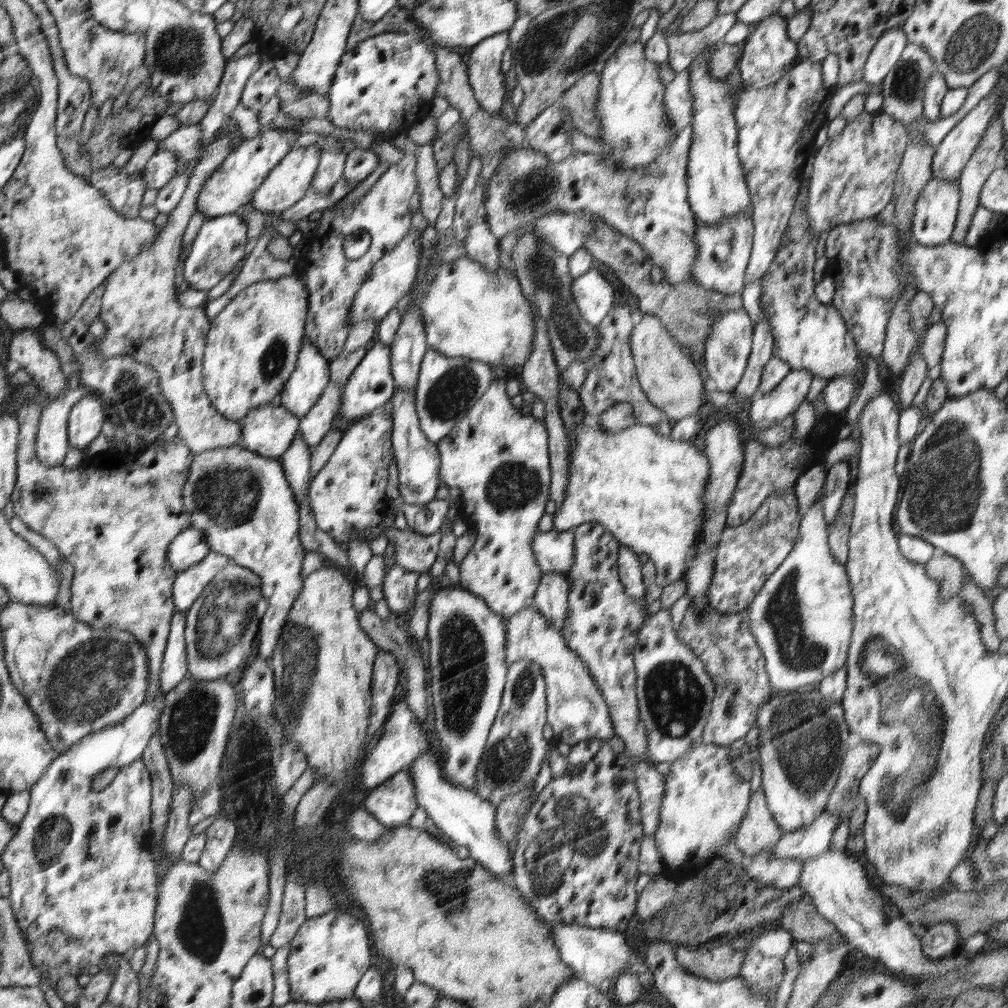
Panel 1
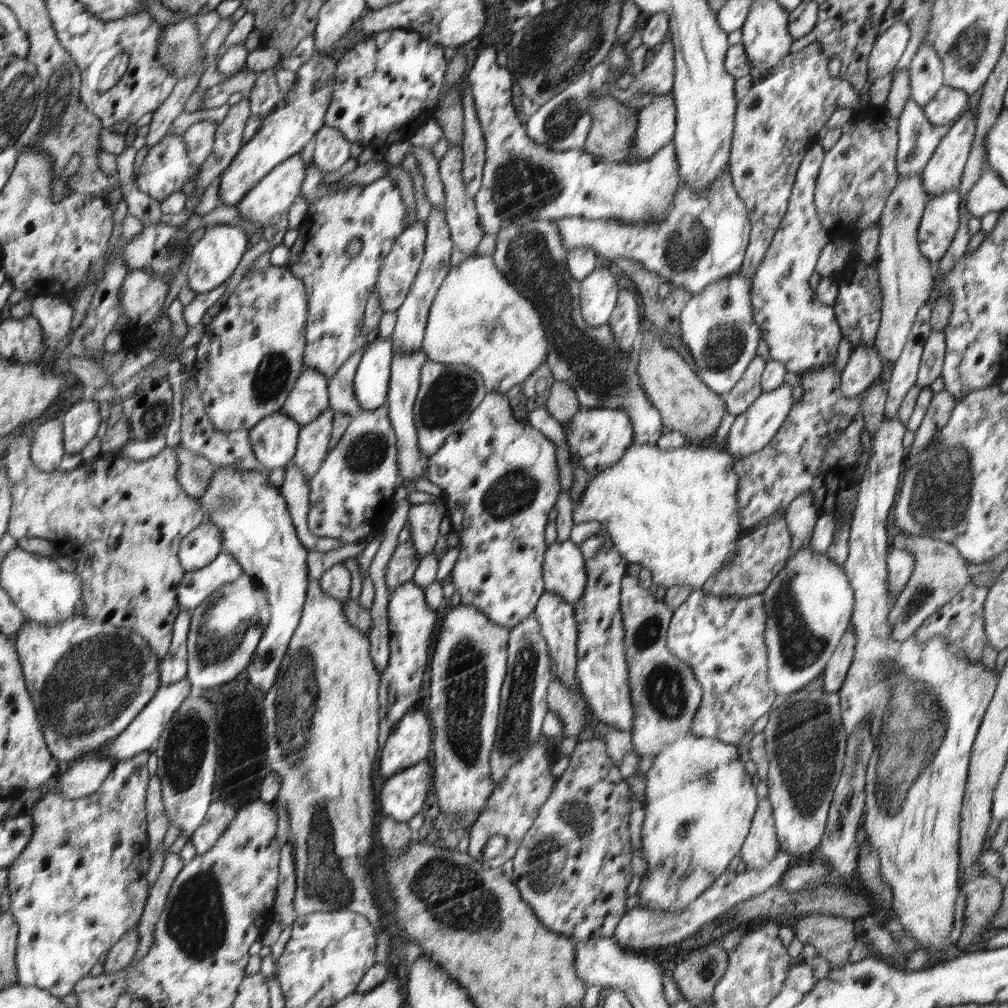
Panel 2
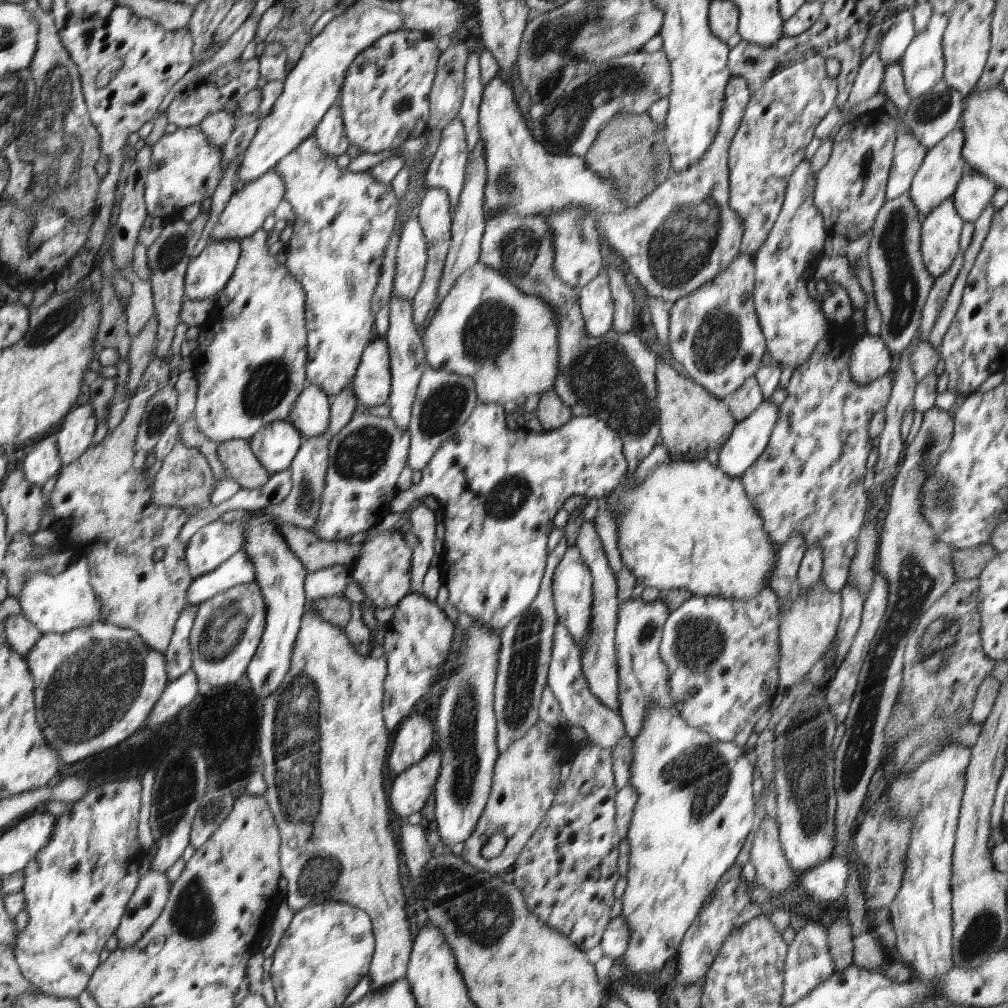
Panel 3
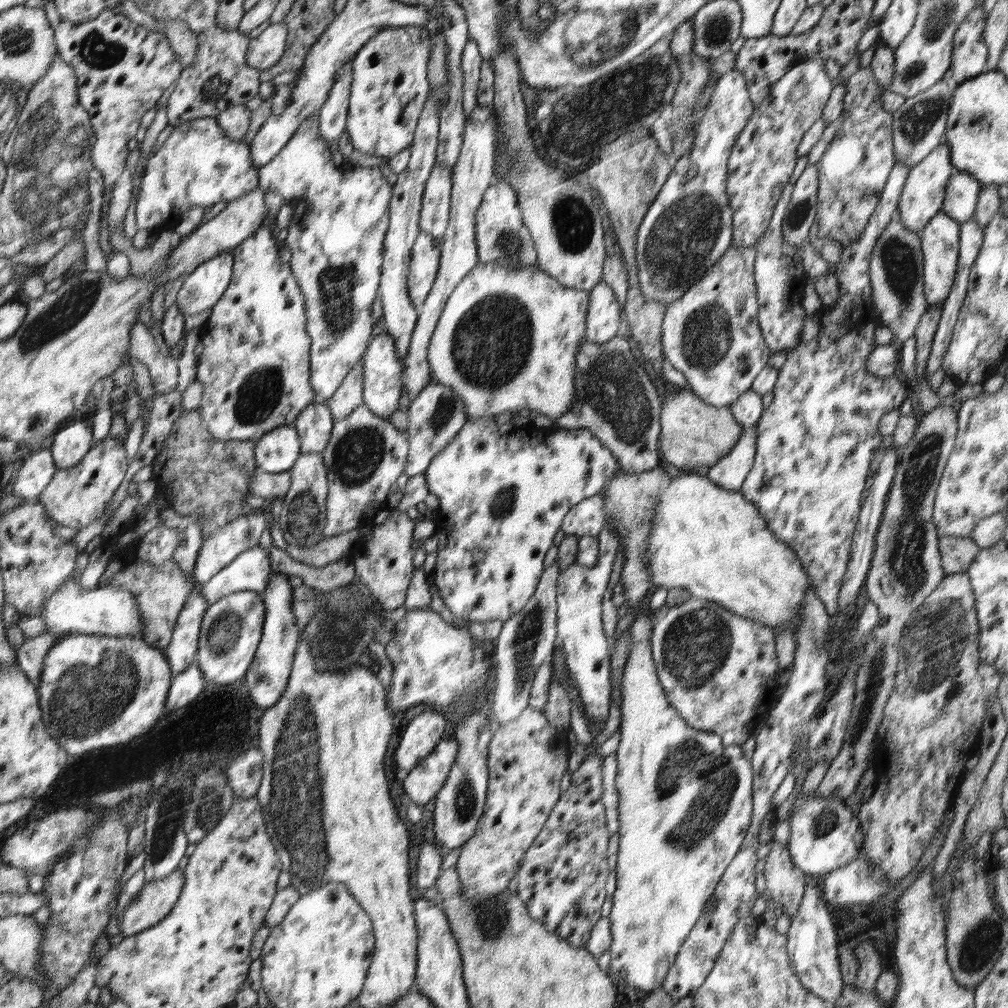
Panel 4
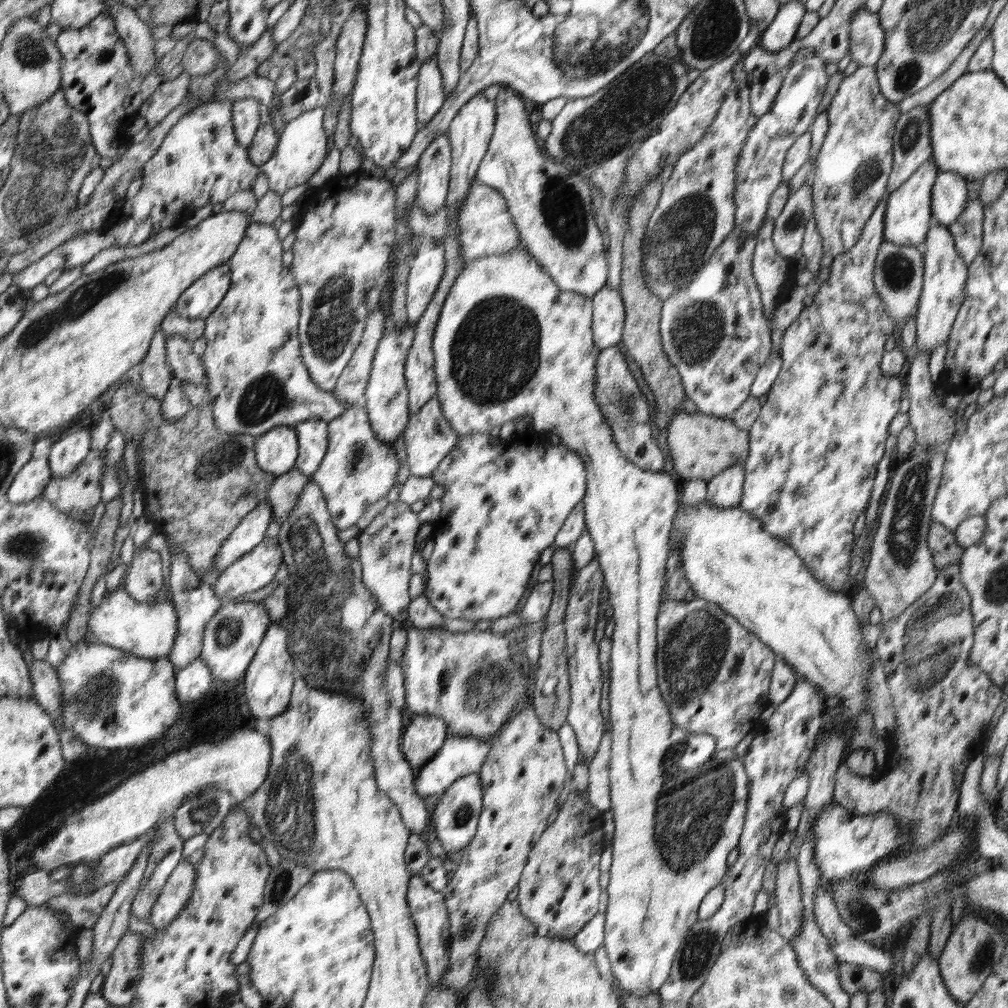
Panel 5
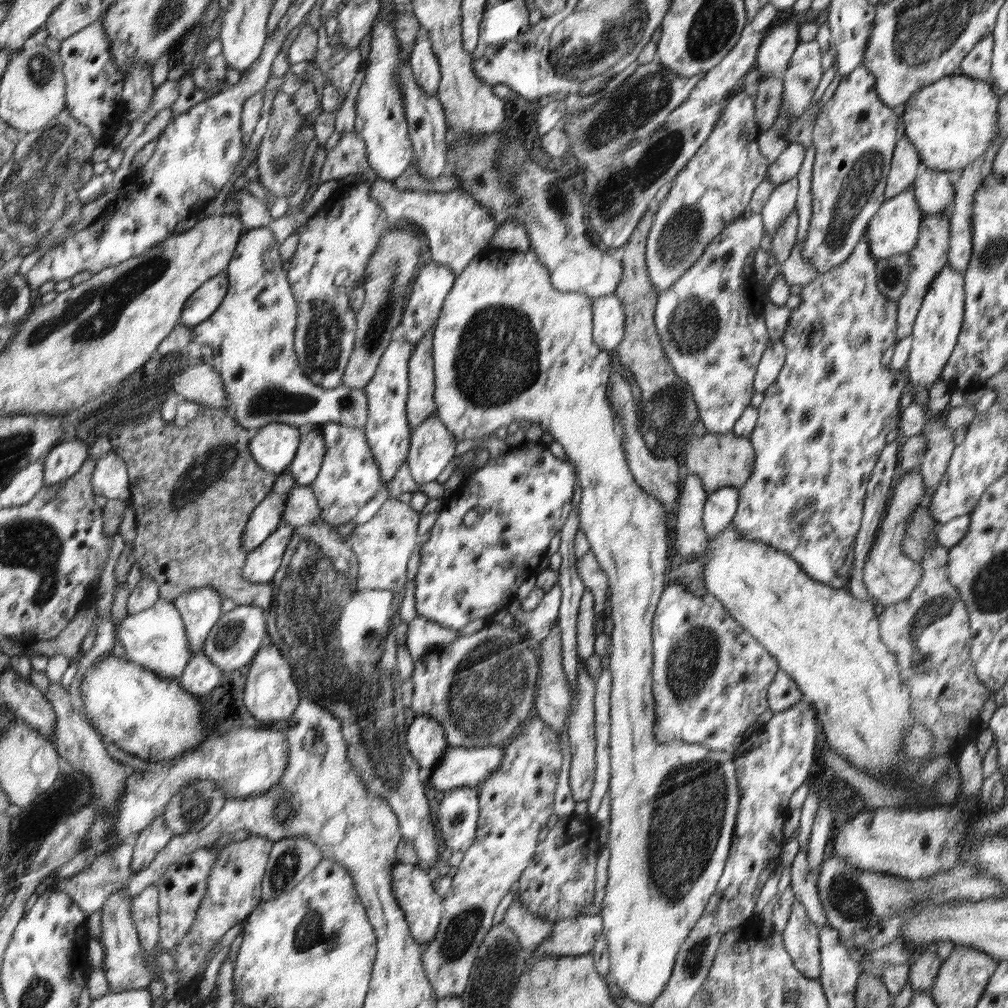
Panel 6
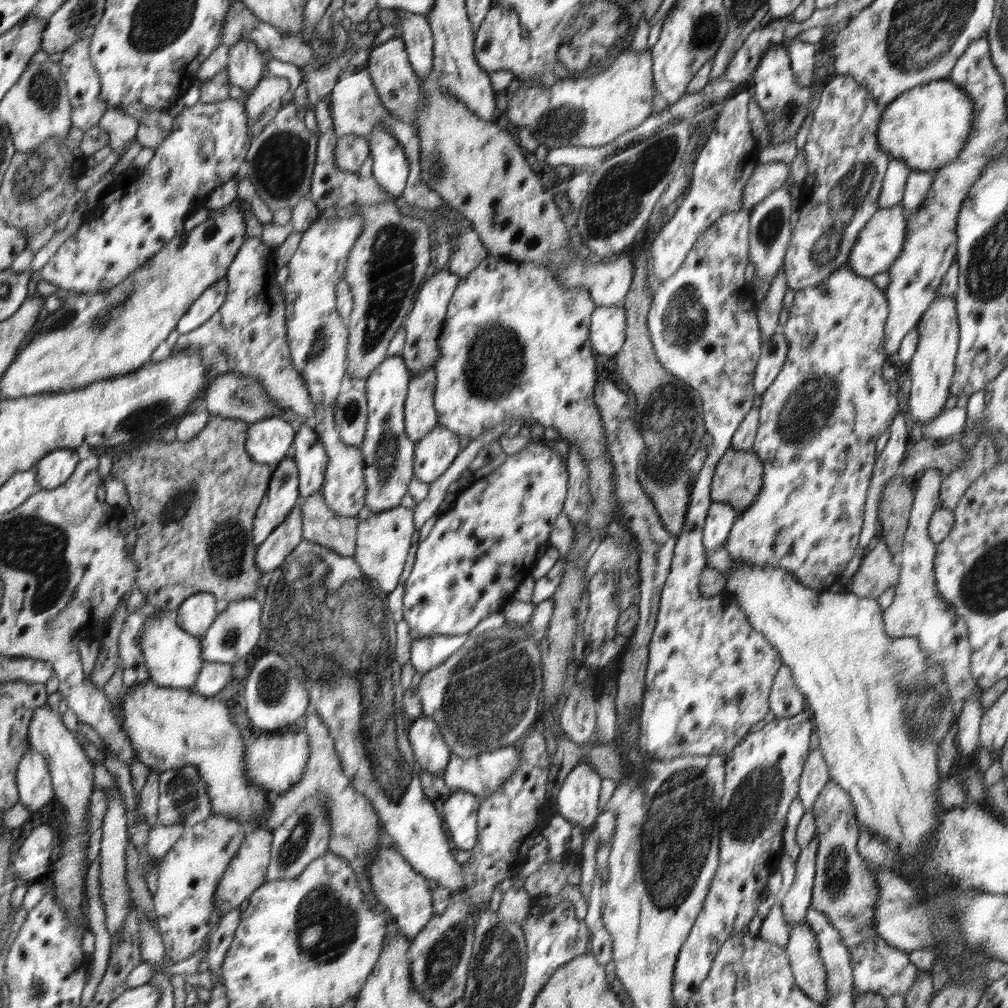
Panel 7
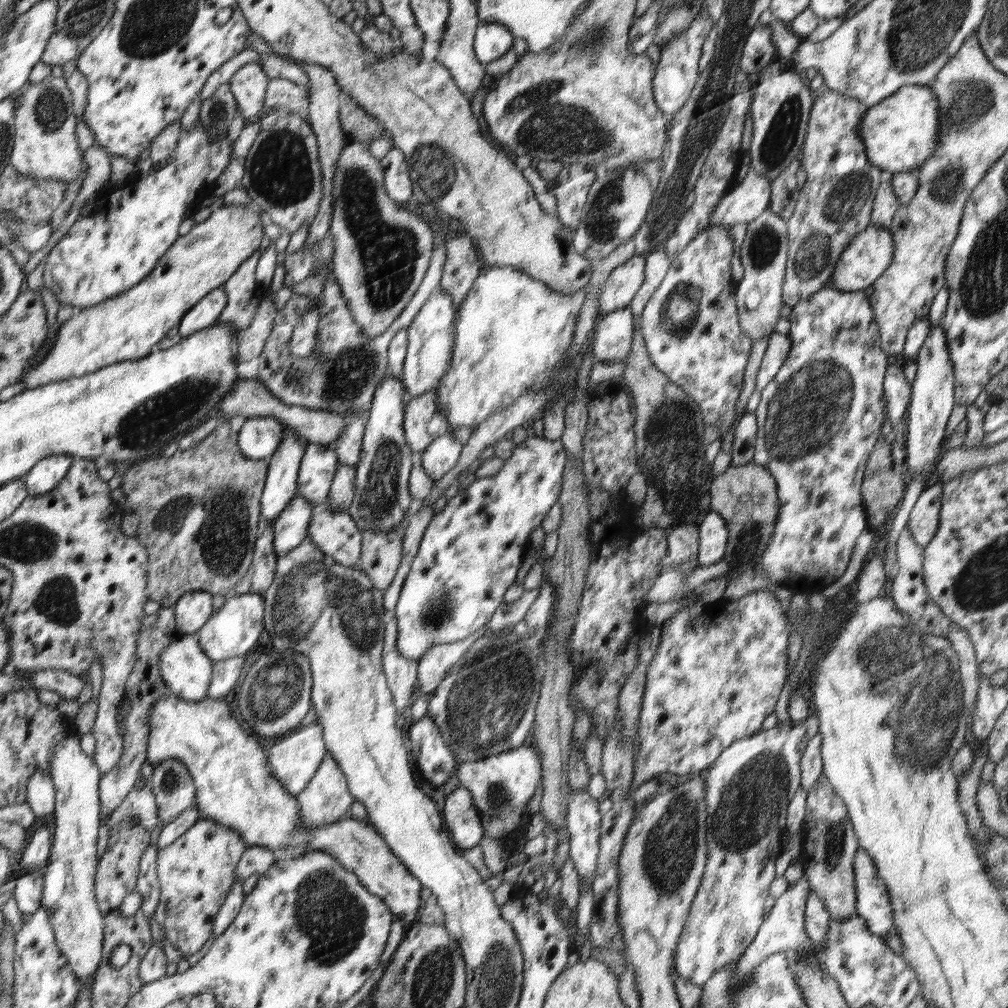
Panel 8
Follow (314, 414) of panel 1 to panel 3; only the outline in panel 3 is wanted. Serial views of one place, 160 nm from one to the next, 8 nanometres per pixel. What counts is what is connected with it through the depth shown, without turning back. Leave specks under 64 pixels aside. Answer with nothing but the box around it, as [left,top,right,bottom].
[268,434,330,531]

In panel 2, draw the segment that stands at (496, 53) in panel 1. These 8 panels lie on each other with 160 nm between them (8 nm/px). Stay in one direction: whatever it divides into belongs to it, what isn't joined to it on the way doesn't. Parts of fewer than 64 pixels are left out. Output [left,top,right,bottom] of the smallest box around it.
[468,44,682,234]

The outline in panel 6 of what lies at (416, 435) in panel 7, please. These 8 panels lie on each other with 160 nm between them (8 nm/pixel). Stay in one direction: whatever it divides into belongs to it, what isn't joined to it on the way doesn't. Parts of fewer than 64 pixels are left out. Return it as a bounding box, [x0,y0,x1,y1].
[407,326,437,428]

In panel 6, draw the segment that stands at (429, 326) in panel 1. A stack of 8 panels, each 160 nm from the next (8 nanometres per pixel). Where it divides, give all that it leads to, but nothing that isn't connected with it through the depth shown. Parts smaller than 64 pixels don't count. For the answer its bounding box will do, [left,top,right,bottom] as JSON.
[434,250,740,1006]

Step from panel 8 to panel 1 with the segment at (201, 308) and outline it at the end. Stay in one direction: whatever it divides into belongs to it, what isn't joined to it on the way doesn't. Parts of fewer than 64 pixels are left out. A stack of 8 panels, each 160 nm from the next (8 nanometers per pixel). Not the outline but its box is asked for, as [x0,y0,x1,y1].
[183,213,246,291]

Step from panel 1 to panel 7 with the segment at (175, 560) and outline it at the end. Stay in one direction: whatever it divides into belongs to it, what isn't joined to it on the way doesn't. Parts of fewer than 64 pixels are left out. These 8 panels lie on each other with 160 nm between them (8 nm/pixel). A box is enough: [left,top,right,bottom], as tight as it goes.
[252,455,299,547]

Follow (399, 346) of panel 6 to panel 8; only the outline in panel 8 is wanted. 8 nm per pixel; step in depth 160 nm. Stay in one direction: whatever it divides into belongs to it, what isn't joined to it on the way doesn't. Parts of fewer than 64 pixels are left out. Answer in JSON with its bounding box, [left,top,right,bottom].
[346,373,415,530]

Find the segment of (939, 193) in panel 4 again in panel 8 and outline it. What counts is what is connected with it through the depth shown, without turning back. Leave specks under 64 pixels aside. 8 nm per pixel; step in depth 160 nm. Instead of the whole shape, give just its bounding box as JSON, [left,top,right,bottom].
[828,224,894,292]

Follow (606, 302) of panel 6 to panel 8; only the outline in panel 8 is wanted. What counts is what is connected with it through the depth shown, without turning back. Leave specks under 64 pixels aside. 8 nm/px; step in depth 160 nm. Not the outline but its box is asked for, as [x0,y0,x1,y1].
[591,307,636,364]

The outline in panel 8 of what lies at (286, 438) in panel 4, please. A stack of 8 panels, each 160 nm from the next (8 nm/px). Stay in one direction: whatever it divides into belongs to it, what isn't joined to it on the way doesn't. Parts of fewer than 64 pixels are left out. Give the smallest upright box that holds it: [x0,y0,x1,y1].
[239,416,285,459]

